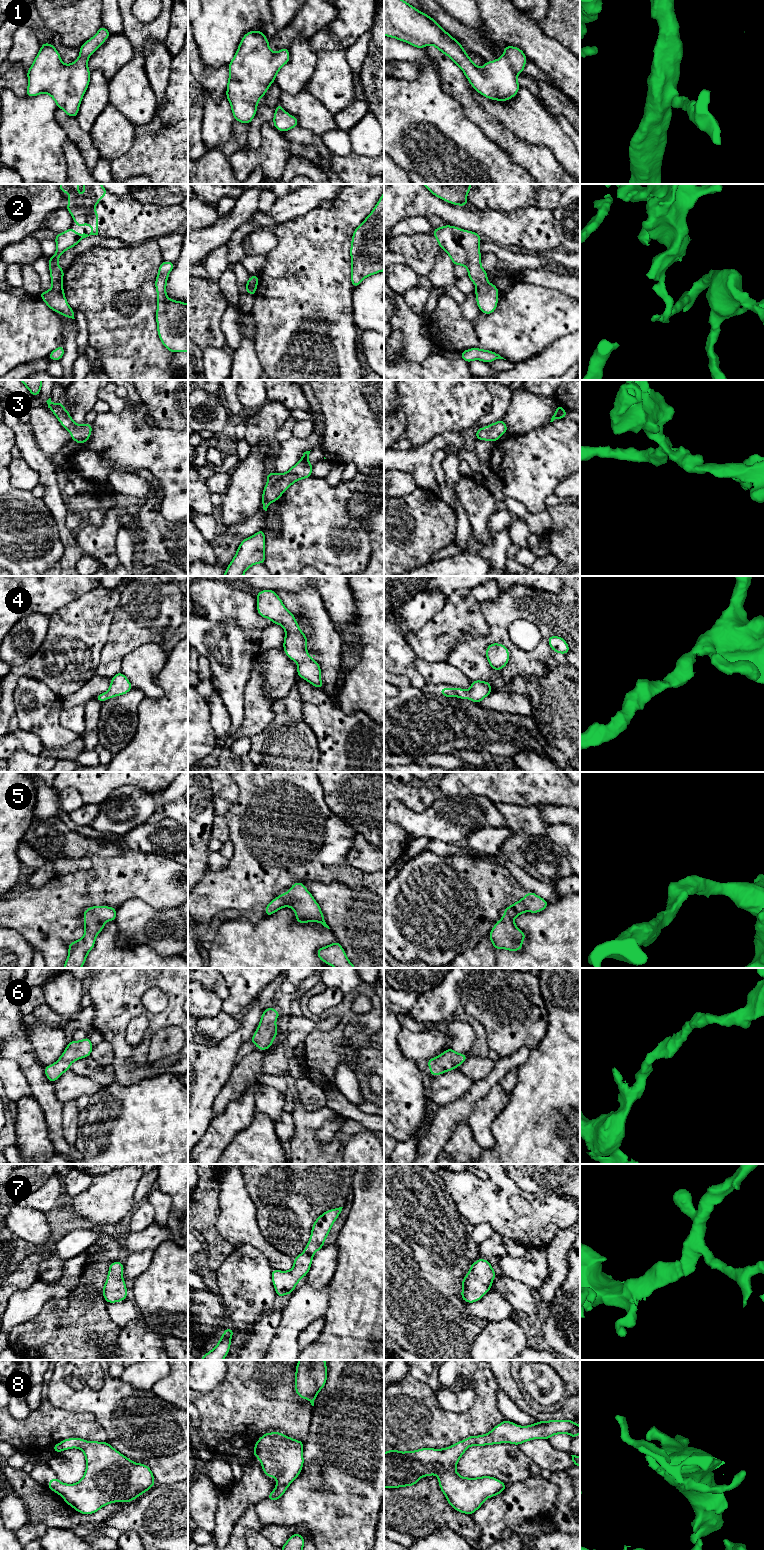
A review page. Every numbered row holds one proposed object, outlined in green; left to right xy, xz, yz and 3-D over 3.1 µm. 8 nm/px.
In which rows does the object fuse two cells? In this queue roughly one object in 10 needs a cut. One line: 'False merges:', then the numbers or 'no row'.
False merges: no row

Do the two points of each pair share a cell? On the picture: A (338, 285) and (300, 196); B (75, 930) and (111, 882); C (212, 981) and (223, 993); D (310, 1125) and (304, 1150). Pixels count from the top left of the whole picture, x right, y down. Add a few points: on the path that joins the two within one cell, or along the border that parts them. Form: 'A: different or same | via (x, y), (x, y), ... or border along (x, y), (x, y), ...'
A: different | border along (319, 206), (286, 221)
B: same | via (75, 916), (75, 911), (97, 889)
C: same | via (215, 983), (221, 990)
D: same | via (305, 1131), (304, 1144)

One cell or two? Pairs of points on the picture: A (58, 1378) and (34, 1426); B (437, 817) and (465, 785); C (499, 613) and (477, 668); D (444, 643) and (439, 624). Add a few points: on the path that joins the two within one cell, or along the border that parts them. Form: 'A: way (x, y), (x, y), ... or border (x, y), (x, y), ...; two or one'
A: border (46, 1392), (47, 1398), (54, 1405), (67, 1411); two
B: border (445, 795), (452, 797), (478, 796); two
C: way (498, 627), (477, 648), (477, 654); one
D: way (444, 638), (449, 633), (444, 629); one

